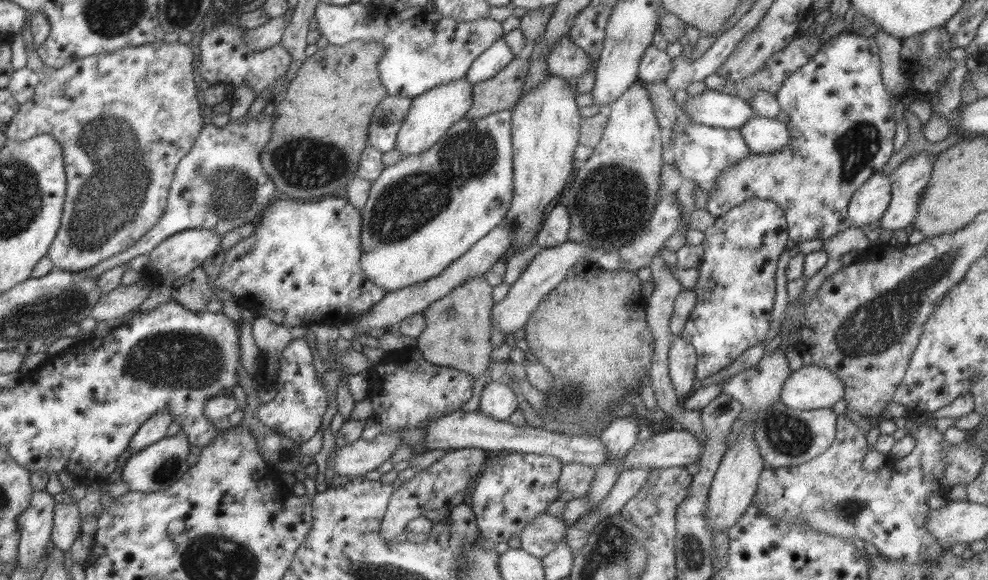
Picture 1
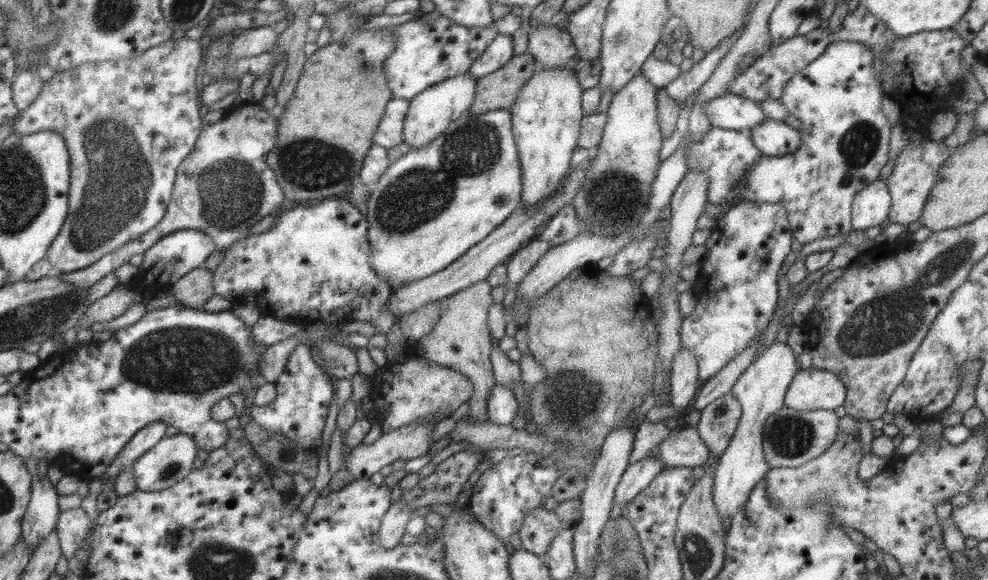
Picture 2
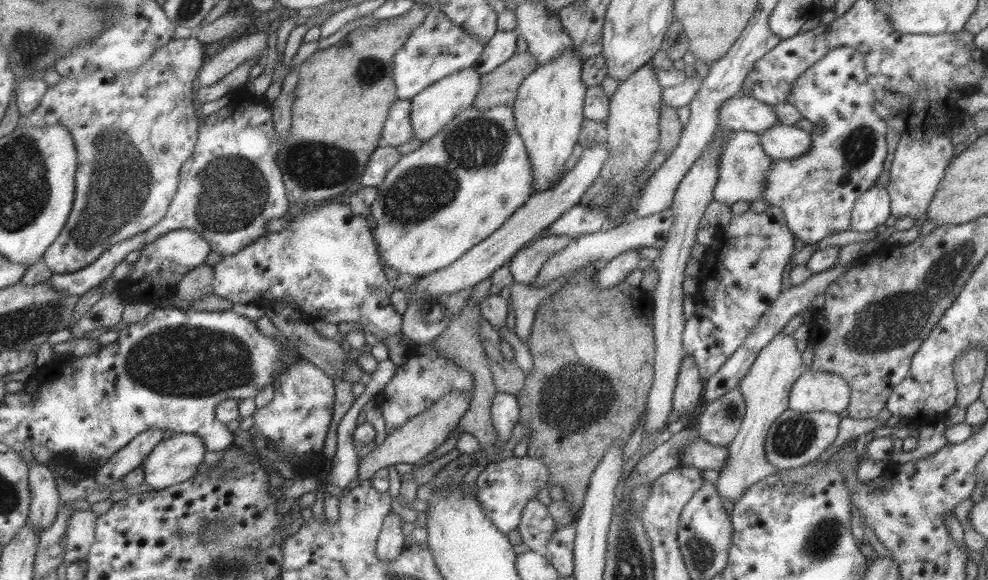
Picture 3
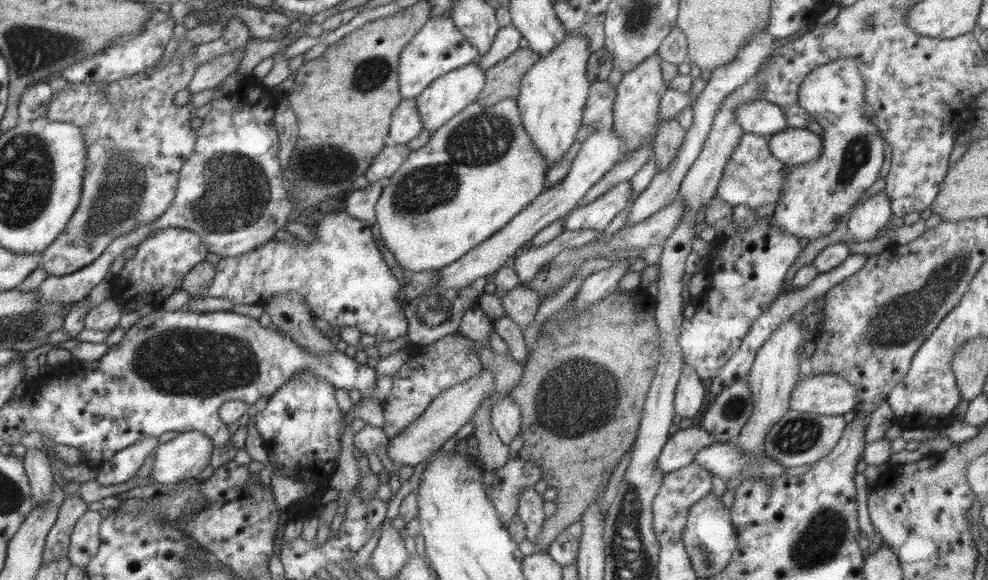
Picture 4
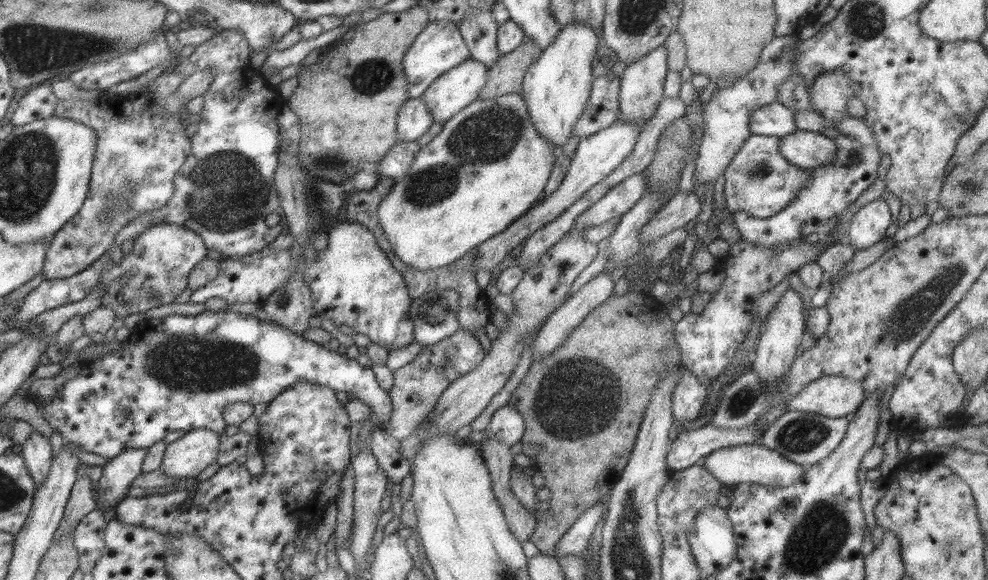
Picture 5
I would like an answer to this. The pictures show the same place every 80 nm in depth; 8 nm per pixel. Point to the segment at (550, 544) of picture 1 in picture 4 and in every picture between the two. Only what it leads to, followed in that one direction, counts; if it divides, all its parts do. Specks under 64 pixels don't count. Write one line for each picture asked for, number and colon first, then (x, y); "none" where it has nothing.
2: (539, 527)
3: (536, 526)
4: (530, 504)

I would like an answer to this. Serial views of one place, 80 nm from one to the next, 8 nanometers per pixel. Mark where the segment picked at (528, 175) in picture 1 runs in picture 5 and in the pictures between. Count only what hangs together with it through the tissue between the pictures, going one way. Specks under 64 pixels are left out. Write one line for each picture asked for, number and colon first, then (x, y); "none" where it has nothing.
2: (545, 119)
3: (547, 110)
4: (553, 92)
5: (555, 89)

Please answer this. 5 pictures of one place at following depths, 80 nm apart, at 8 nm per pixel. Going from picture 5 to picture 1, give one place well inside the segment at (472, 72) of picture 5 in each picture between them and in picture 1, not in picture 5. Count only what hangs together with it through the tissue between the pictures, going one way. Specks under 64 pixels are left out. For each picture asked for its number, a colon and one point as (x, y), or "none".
1: (431, 114)
2: (429, 113)
3: (434, 107)
4: (447, 95)

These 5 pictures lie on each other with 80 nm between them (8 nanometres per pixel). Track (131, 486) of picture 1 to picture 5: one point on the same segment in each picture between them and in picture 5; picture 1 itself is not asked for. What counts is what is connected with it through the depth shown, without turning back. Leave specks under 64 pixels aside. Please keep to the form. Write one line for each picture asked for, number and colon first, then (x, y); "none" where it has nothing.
2: (165, 463)
3: (172, 460)
4: (183, 457)
5: (185, 457)

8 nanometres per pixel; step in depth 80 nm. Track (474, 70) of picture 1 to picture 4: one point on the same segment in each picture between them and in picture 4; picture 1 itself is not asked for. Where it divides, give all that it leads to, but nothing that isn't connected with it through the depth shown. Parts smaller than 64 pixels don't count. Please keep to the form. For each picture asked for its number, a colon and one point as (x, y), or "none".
2: (499, 51)
3: (500, 47)
4: (505, 42)

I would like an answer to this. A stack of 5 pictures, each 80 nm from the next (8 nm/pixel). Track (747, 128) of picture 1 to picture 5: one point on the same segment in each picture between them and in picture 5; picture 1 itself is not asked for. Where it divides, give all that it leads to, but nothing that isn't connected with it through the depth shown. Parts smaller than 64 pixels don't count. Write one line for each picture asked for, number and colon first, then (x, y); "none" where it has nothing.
2: (772, 138)
3: (780, 142)
4: (792, 146)
5: (804, 149)

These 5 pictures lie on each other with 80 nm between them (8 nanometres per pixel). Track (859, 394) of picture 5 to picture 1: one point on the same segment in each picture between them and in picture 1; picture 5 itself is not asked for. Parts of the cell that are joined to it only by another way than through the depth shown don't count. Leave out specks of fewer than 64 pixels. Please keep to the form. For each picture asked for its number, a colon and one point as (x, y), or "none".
1: (810, 387)
2: (810, 389)
3: (812, 390)
4: (827, 394)

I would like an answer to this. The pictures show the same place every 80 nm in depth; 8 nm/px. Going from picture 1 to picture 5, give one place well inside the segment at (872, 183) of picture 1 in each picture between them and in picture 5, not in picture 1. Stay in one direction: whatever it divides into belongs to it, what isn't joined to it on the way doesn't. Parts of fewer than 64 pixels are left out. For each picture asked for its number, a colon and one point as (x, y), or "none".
2: (869, 207)
3: (871, 208)
4: (872, 214)
5: (867, 226)

